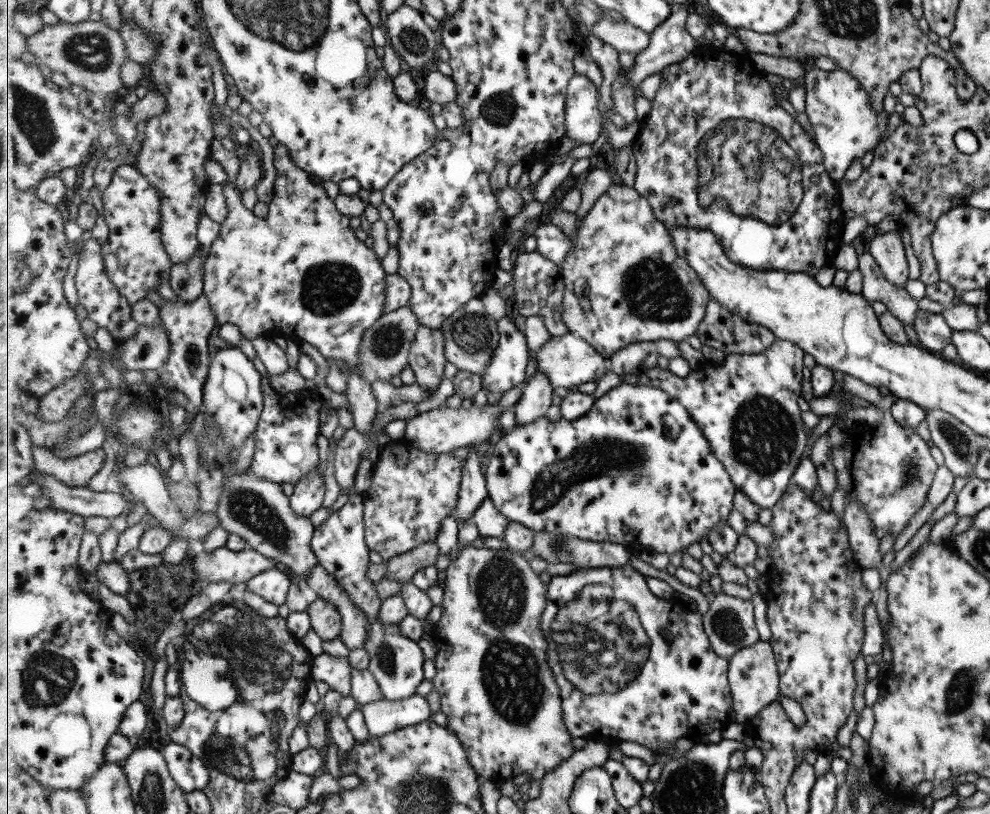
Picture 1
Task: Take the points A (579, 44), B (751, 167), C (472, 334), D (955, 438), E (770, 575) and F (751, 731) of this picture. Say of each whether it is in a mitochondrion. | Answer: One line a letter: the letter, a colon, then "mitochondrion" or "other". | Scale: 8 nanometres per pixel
A: other
B: mitochondrion
C: mitochondrion
D: mitochondrion
E: other
F: other

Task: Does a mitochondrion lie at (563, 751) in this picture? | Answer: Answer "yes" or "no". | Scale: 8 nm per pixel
no

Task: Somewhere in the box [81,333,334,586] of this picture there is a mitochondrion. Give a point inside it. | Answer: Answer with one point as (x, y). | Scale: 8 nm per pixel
(247, 507)

